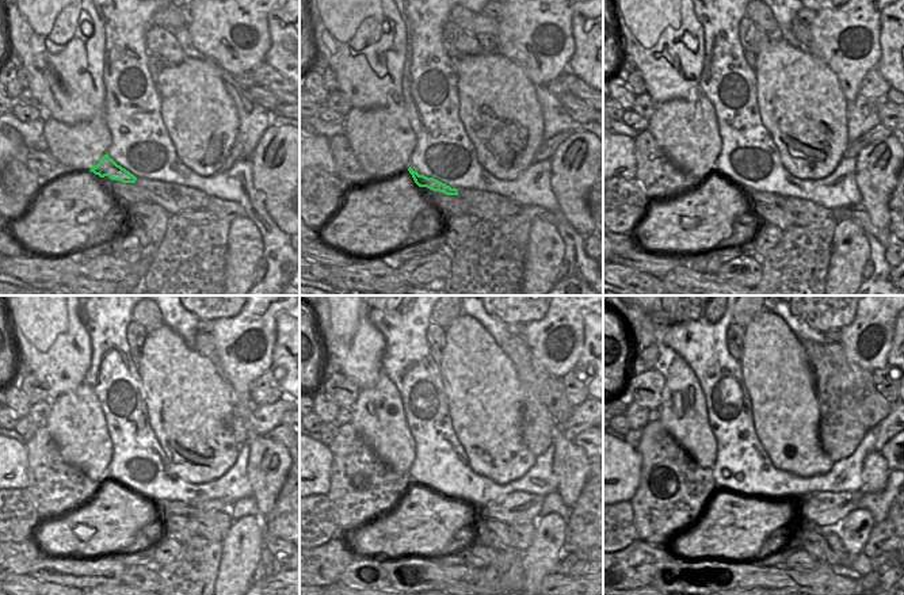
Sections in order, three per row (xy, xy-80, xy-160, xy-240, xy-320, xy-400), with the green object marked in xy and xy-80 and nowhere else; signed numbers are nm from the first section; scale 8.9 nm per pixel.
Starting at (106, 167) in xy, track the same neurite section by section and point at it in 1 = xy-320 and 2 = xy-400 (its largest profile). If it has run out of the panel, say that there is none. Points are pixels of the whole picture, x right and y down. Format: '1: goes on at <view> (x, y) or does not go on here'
1: goes on at xy-320 (518, 507)
2: goes on at xy-400 (823, 508)

